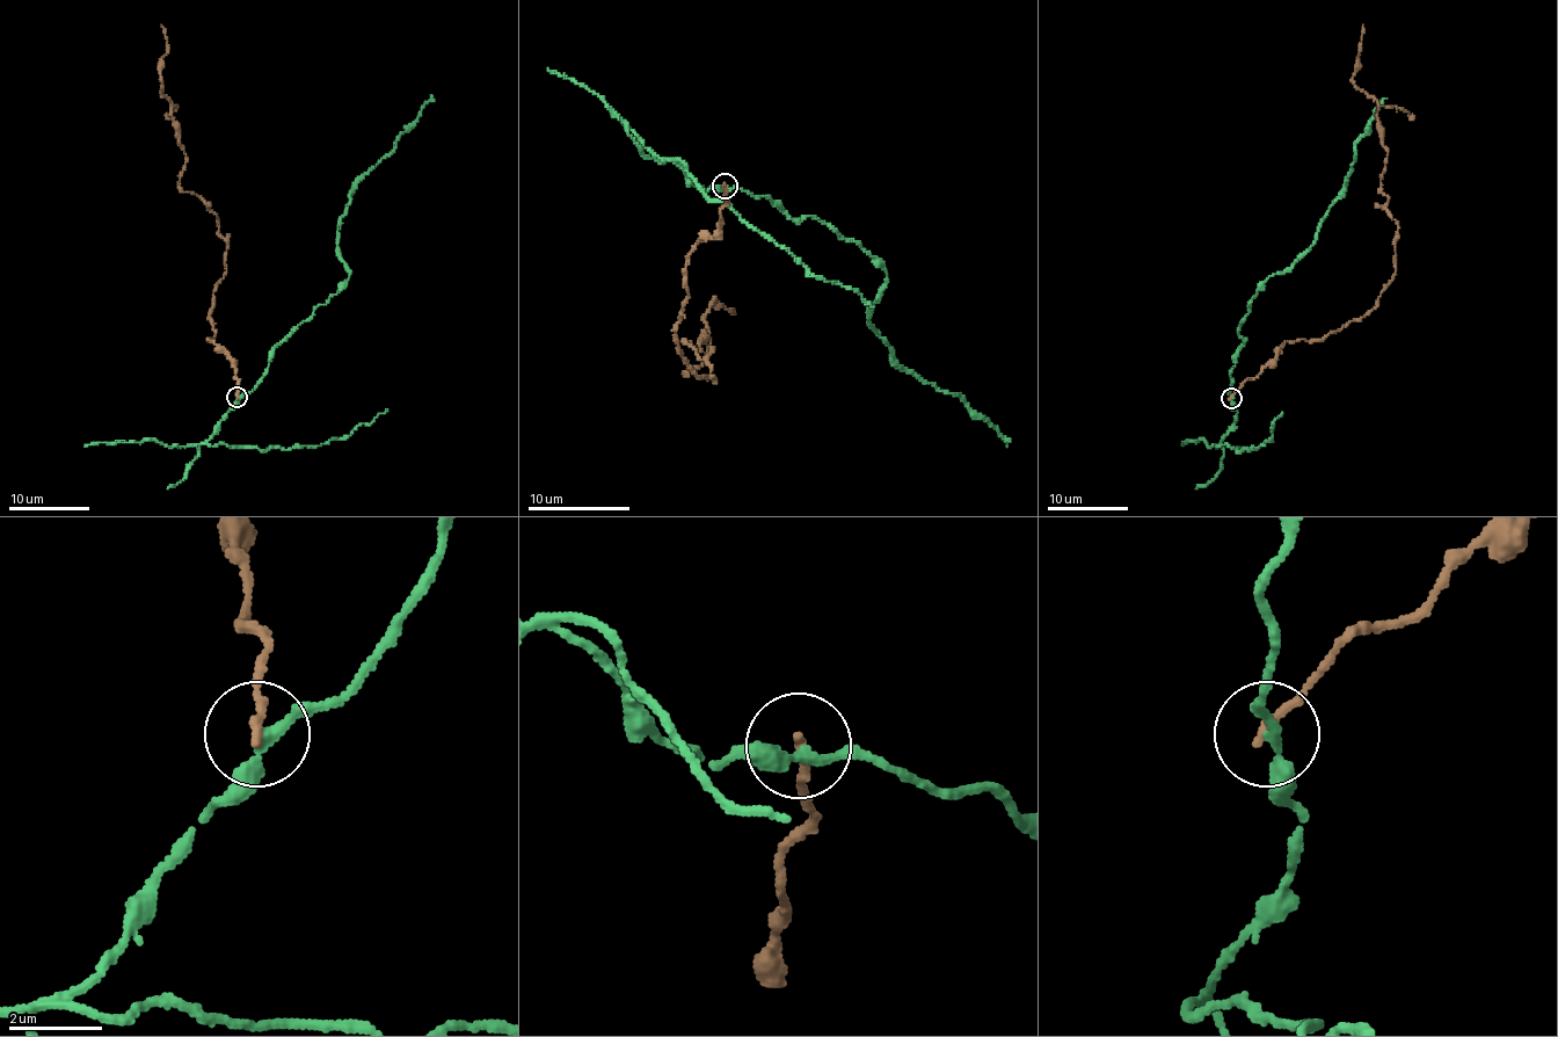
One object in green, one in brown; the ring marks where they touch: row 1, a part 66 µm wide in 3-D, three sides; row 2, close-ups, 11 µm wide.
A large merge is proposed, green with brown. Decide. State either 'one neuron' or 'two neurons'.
two neurons

